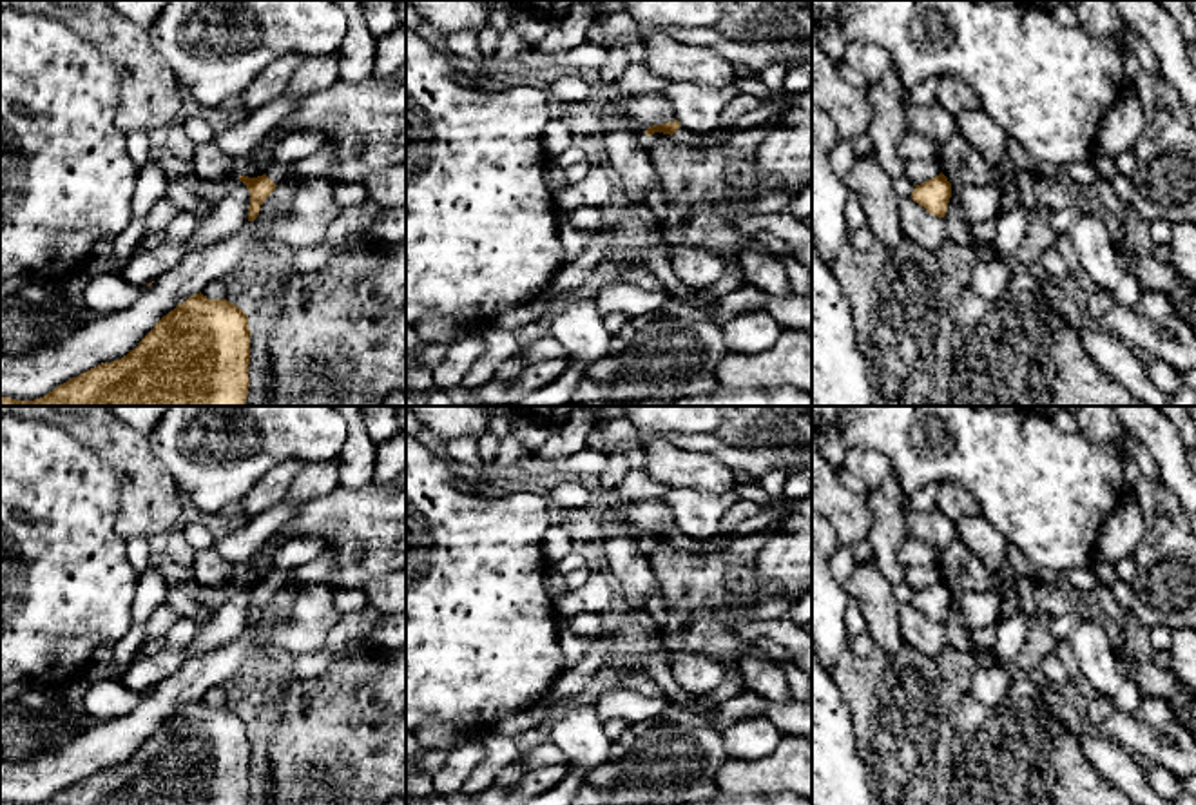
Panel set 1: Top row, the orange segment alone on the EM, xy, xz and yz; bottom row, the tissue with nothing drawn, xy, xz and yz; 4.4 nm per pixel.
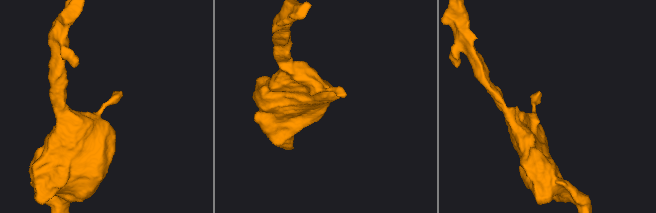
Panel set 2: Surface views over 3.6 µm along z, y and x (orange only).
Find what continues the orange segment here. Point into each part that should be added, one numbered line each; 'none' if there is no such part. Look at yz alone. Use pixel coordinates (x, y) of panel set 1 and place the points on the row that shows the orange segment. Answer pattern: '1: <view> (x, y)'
none

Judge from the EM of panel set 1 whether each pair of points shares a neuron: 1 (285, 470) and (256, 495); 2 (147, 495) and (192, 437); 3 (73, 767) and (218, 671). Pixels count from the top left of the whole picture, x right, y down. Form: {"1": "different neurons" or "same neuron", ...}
{"1": "same neuron", "2": "different neurons", "3": "same neuron"}

